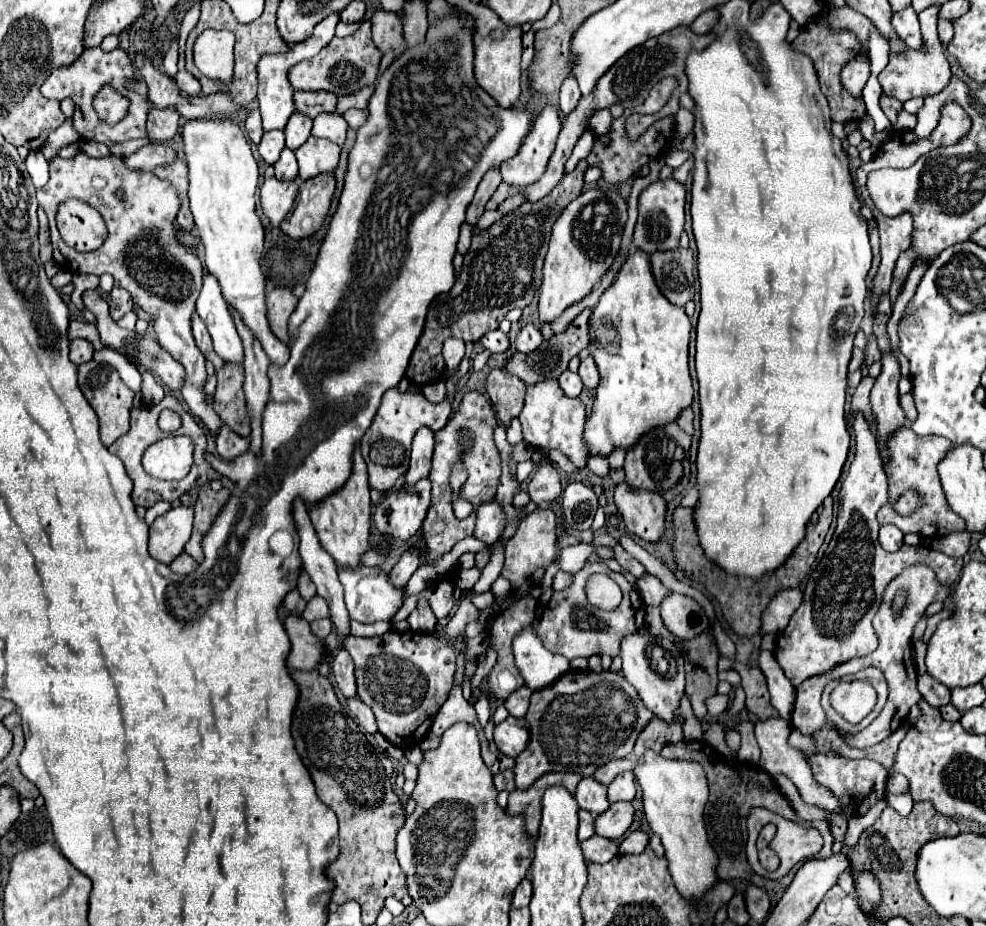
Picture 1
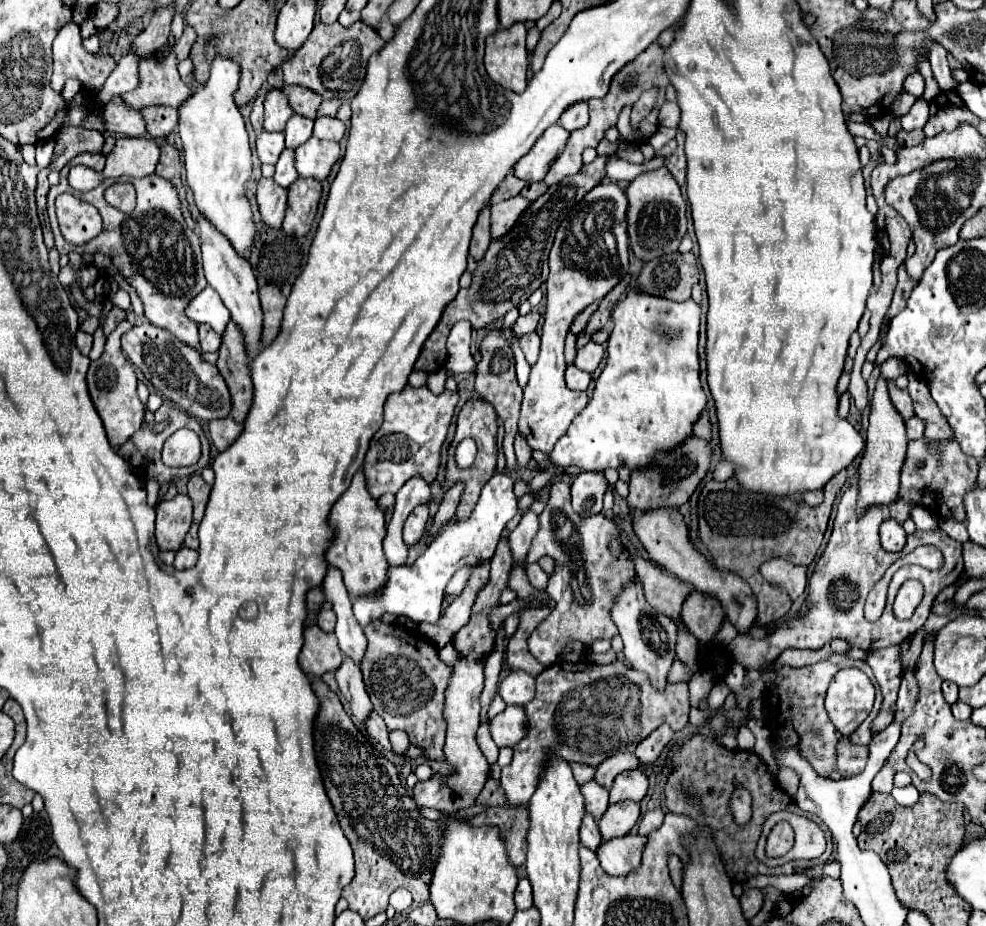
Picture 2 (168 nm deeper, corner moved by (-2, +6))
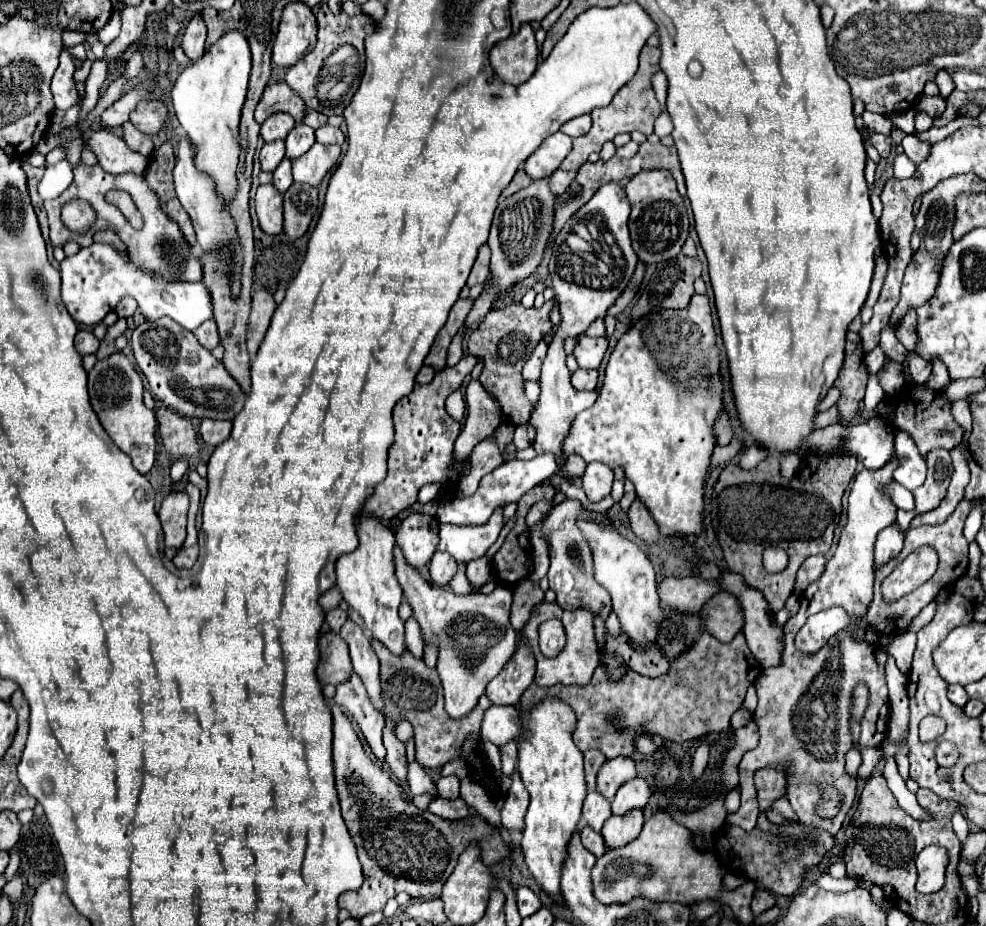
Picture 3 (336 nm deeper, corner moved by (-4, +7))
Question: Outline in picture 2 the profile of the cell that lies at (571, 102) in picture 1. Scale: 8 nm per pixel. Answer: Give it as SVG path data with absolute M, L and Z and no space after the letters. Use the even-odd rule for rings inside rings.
M574 103L558 119L558 125L562 125L566 131L574 131L578 127L584 127L588 123L588 103Z

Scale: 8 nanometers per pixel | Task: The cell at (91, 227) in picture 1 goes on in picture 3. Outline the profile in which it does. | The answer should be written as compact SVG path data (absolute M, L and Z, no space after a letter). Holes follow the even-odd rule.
M68 202L62 210L64 224L74 232L84 232L94 224L96 214L92 214L92 208L86 202Z

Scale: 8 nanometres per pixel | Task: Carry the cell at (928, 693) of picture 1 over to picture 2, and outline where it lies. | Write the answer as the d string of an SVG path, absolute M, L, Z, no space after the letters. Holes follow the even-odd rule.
M942 681L942 693L944 693L944 699L946 703L956 703L958 701L958 685L950 683L950 681Z

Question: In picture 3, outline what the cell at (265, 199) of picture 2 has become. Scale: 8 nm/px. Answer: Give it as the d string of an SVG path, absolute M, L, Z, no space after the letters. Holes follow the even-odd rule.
M274 184L258 186L256 190L256 216L264 234L280 234L282 232L282 194L274 190Z

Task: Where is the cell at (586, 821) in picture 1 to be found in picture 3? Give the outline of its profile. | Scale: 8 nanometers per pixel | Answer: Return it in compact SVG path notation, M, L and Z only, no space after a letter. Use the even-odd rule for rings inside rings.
M590 826L584 828L582 832L582 844L588 852L592 852L596 858L600 858L604 852L606 852L606 846L604 846L604 840L600 834L596 834Z

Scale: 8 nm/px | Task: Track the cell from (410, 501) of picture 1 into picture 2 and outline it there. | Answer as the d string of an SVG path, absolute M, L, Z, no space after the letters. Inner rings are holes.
M426 503L418 505L418 507L408 515L408 519L406 519L406 523L404 523L404 531L402 531L406 545L414 545L414 543L418 543L418 541L422 539L422 535L426 533L428 517L430 517L430 513L428 513L428 505L426 505Z

